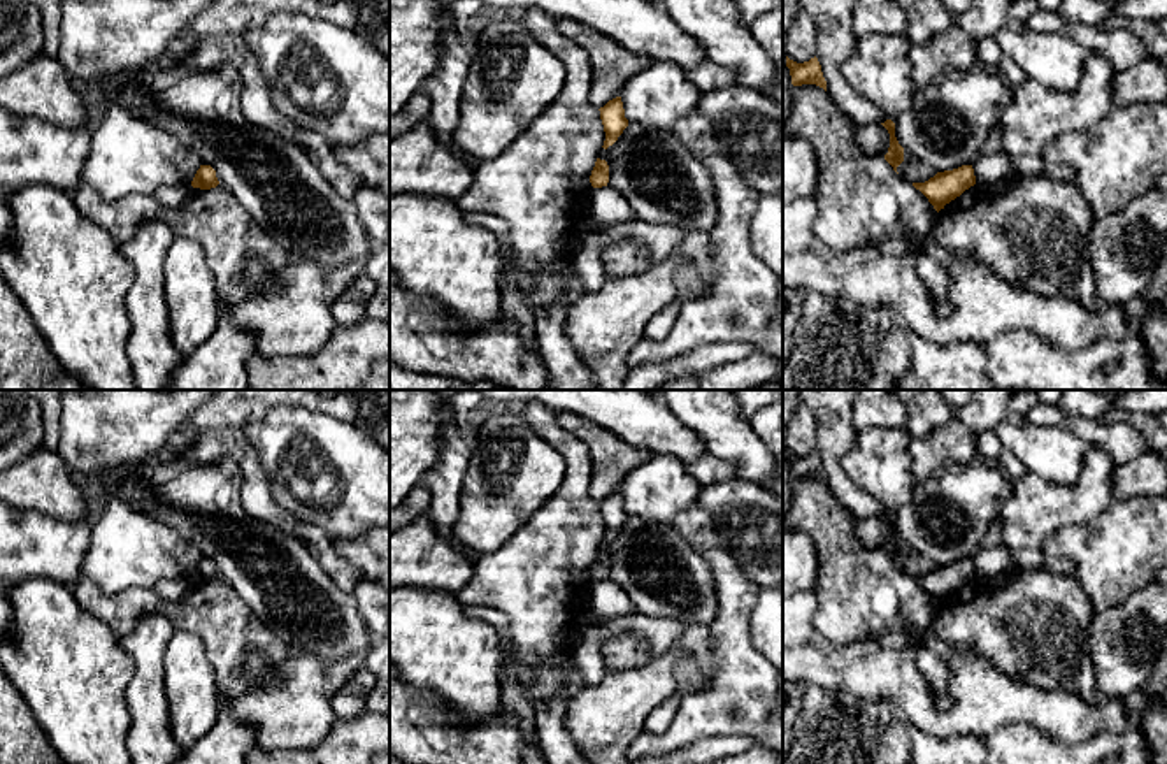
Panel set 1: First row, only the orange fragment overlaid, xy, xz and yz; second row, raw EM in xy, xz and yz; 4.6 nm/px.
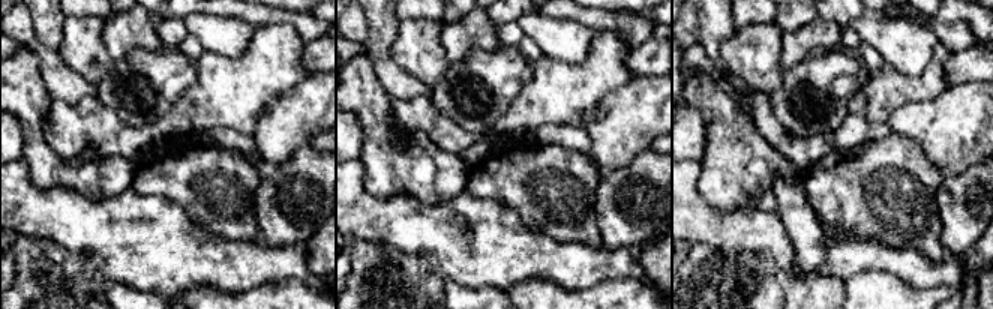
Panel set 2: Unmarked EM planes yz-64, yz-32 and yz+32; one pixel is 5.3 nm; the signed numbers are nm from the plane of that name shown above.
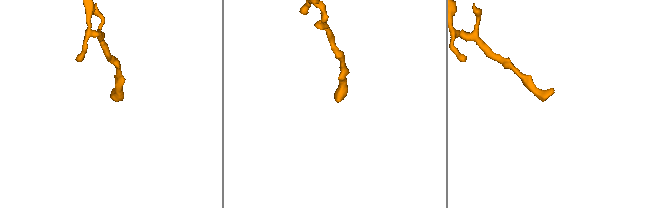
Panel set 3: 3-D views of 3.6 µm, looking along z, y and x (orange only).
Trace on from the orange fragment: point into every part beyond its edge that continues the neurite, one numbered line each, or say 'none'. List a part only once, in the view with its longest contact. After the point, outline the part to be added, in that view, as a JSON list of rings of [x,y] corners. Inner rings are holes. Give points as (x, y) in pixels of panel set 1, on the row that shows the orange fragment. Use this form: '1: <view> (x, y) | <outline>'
none

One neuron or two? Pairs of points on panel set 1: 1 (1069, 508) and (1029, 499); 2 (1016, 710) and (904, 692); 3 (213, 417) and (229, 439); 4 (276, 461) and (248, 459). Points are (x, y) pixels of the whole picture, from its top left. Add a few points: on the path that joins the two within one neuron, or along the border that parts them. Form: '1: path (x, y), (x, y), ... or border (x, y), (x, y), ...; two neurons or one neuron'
1: path (1059, 506), (1039, 506); one neuron
2: path (988, 710), (973, 710), (962, 717), (932, 717); one neuron
3: border (244, 427), (202, 427), (197, 431); two neurons
4: border (244, 429), (272, 497); two neurons

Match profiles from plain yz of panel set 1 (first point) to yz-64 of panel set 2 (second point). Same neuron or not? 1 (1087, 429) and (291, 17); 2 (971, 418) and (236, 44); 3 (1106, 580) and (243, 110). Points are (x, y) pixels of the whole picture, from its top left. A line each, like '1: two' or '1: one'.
1: one
2: two
3: two

